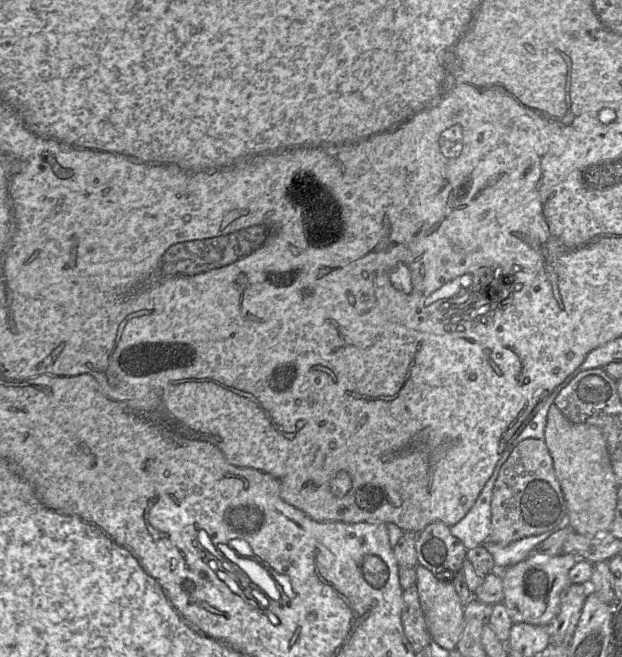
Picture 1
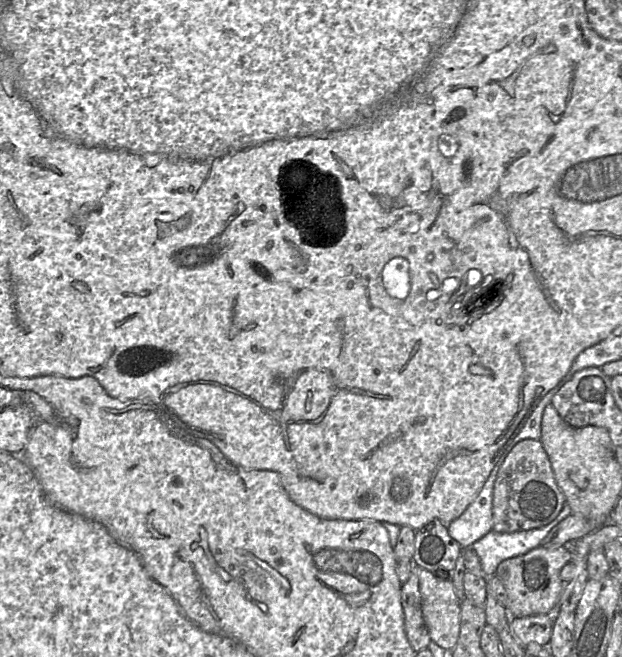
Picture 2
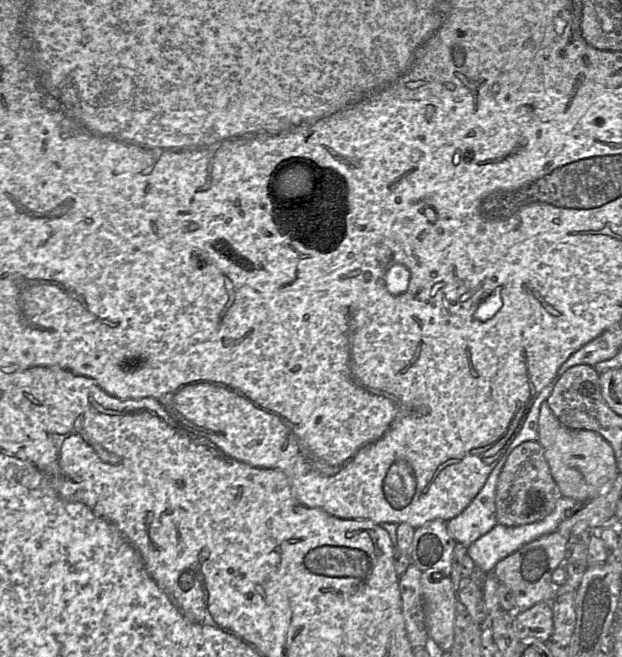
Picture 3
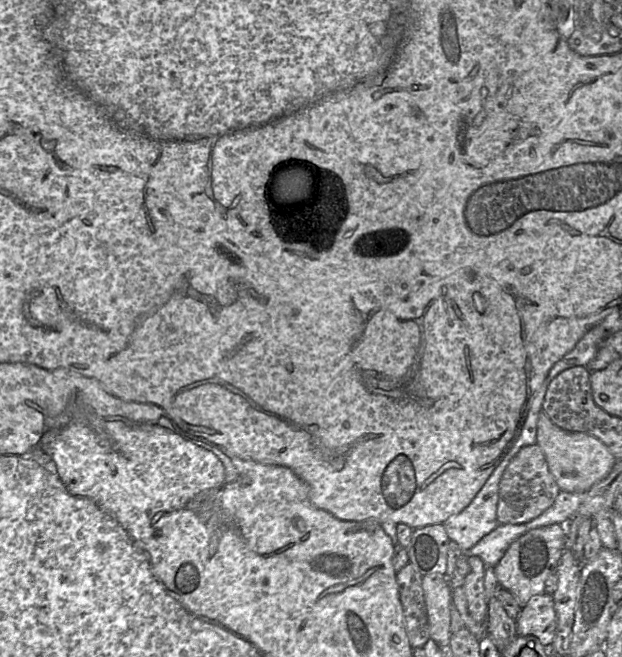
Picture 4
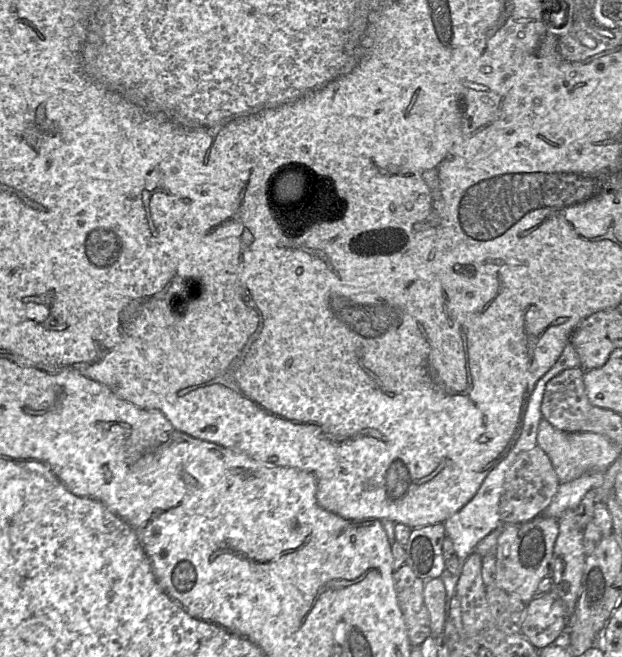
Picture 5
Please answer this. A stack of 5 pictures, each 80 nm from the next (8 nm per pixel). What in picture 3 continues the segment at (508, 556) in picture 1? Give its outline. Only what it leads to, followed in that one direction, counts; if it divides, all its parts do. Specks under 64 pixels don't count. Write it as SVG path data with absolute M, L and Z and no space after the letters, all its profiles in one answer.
M562 496L557 501L553 512L540 521L516 527L508 527L497 523L488 533L478 538L468 547L467 555L473 559L476 567L486 574L491 574L500 560L517 551L523 545L556 531L559 524L567 517L567 512L572 510L576 504L577 501L575 499Z

